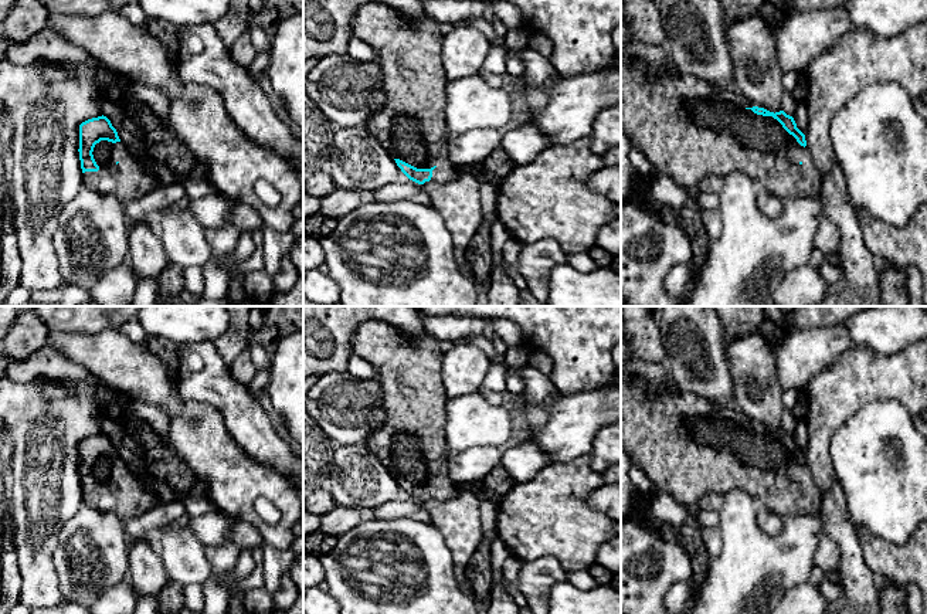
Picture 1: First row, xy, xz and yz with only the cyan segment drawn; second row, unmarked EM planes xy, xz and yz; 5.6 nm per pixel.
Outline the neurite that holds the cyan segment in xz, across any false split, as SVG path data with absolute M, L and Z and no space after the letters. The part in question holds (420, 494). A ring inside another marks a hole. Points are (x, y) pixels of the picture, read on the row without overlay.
M383 320L361 323L353 353L377 372L386 424L367 440L367 450L412 499L448 501L461 491L448 475L442 352L439 340L424 333L410 339Z

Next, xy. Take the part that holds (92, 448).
M103 432L79 442L78 469L82 503L96 510L113 512L126 520L162 503L120 459L116 447Z

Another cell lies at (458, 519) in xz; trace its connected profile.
M465 491L448 501L425 499L422 502L432 523L439 528L445 537L454 559L454 574L461 584L466 583L468 562L483 537L479 501L476 492Z

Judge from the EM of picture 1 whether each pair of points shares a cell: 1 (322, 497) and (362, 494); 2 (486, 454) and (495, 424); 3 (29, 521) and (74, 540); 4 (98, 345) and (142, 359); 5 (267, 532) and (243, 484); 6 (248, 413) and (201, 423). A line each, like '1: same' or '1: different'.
1: different
2: different
3: different
4: same
5: same
6: different

